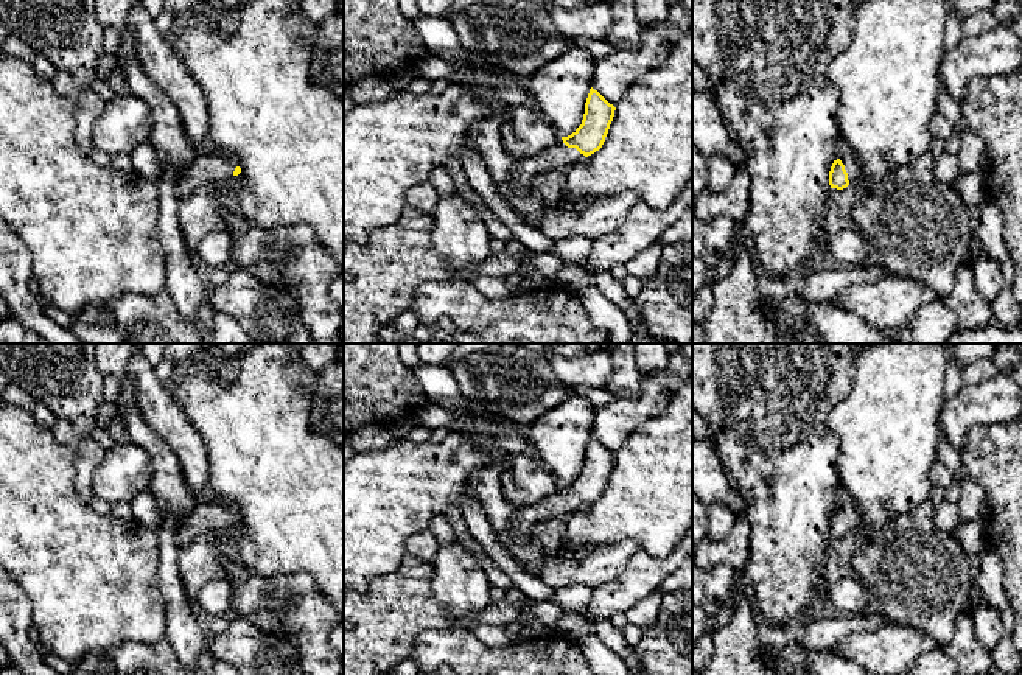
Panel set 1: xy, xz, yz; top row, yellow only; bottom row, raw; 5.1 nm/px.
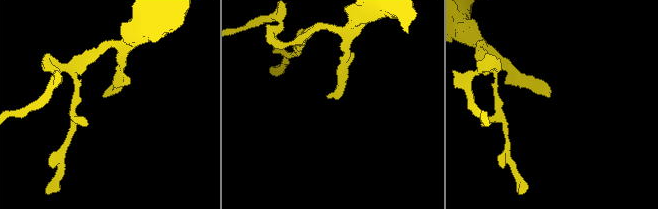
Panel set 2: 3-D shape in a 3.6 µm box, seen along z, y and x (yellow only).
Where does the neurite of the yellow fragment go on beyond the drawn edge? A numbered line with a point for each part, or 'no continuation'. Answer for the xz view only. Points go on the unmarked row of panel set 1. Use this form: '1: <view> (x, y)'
1: xz (523, 521)

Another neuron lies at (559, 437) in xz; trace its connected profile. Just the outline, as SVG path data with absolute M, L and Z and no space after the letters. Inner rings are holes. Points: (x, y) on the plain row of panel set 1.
M572 395L524 428L532 456L560 485L571 484L582 473L594 415L596 407L586 398Z

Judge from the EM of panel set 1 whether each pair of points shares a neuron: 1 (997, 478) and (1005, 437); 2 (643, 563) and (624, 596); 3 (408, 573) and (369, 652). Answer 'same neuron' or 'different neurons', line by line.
1: same neuron
2: same neuron
3: same neuron

